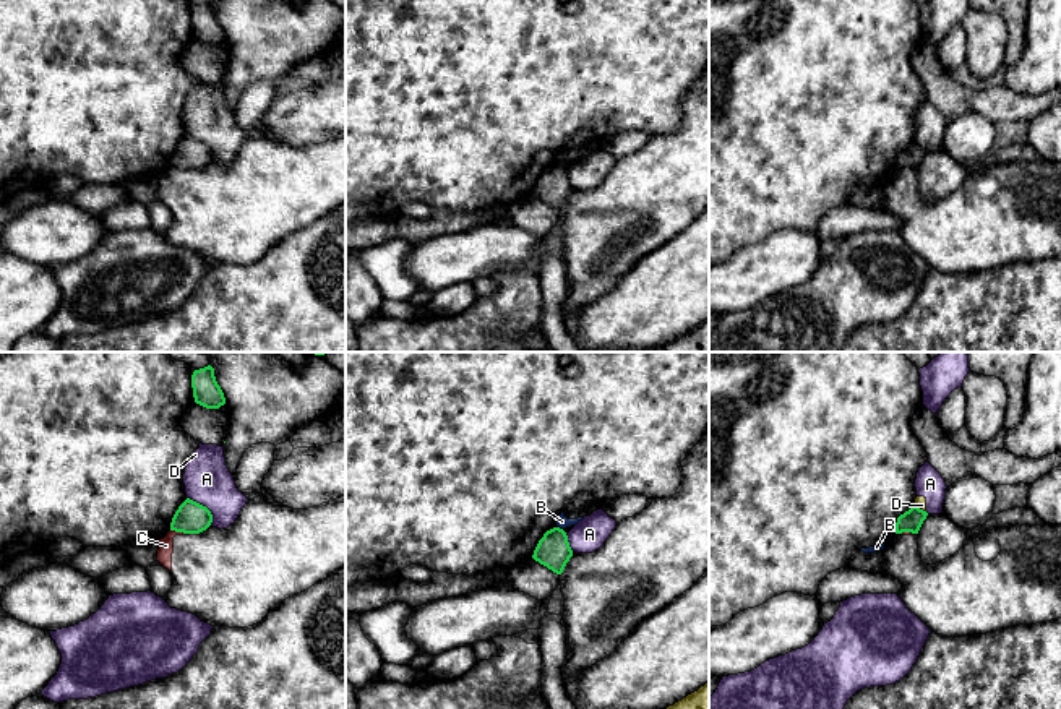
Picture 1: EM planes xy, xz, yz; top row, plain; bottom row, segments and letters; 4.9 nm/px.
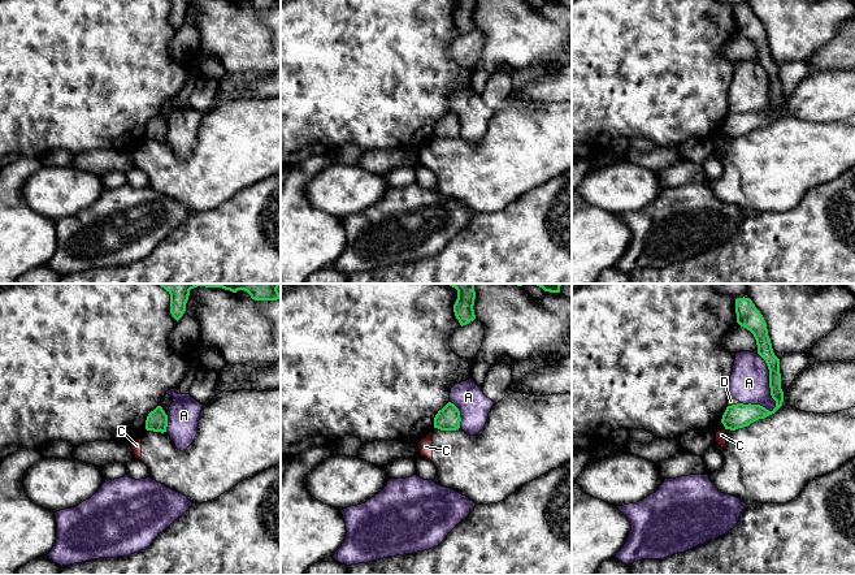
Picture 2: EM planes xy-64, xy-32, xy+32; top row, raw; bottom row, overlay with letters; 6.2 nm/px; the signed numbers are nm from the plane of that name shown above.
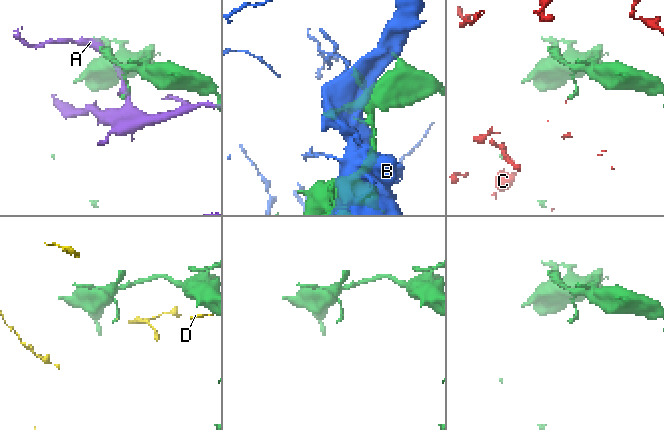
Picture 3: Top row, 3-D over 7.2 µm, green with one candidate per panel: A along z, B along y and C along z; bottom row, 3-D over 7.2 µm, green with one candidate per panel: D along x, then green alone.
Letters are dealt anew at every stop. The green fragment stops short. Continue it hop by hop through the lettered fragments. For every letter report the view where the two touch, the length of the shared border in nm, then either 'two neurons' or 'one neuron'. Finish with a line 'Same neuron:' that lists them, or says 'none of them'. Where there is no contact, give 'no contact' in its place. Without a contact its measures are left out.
A: meets green in xy; contact 190 nm long; two neurons
B: meets green in xz; contact 40 nm long; two neurons
C: meets green in xy; contact 70 nm long; two neurons
D: meets green in yz; contact 70 nm long; two neurons
Same neuron: none of them

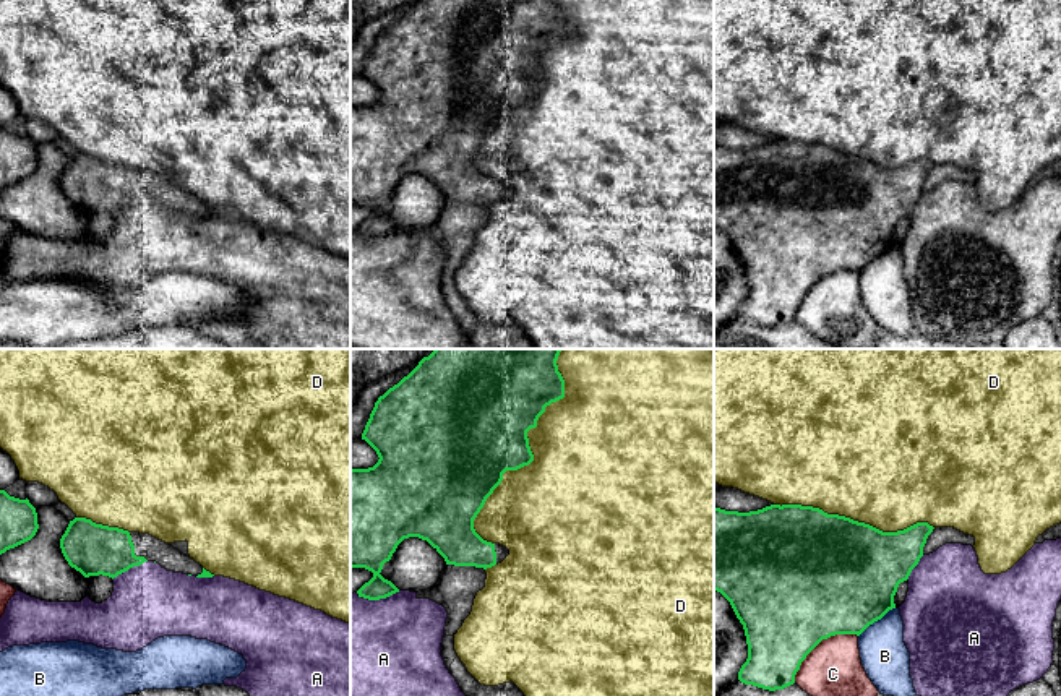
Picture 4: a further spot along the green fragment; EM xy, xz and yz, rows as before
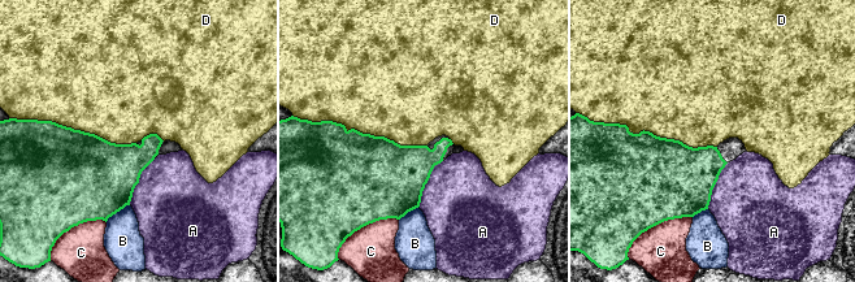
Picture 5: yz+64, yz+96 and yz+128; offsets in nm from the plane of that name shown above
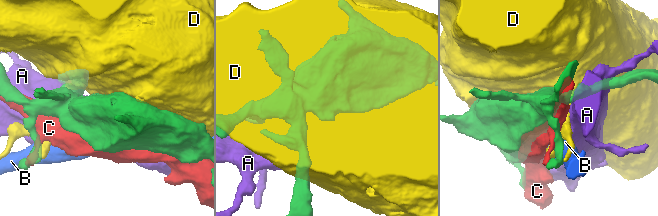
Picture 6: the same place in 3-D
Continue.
A: meets green in xz; contact 220 nm long; two neurons
B: meets green in yz; contact 240 nm long; two neurons
C: meets green in yz; contact 400 nm long; two neurons
D: meets green in xz; contact 1050 nm long; two neurons
Same neuron: none of them

